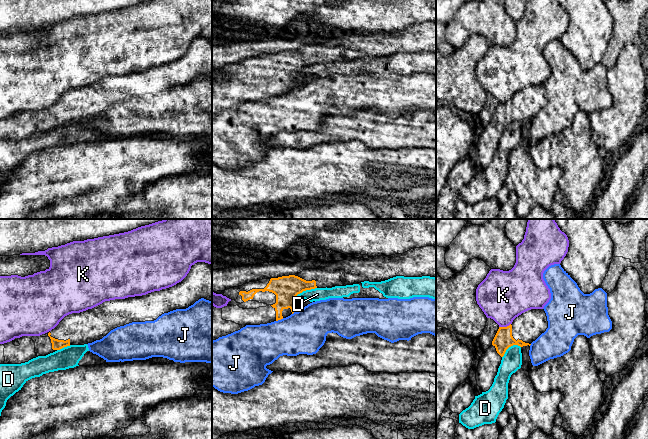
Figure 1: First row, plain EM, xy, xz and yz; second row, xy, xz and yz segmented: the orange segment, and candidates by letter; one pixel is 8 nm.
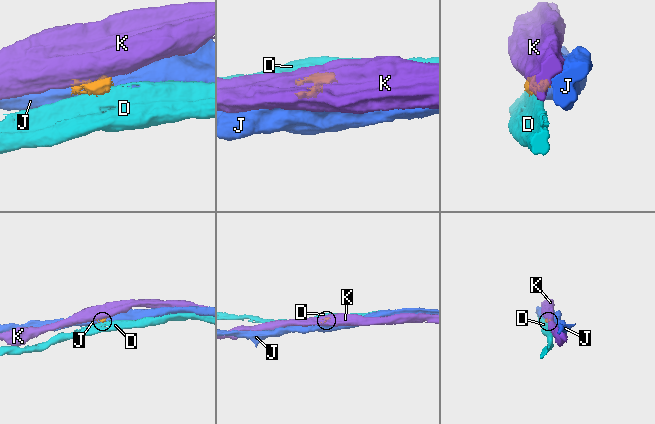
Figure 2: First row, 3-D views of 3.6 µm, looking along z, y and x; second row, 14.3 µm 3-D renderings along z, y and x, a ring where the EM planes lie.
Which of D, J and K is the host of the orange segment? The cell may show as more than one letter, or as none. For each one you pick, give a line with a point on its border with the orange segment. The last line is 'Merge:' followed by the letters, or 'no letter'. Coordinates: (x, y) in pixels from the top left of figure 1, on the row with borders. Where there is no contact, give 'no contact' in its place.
Merge: no letter

